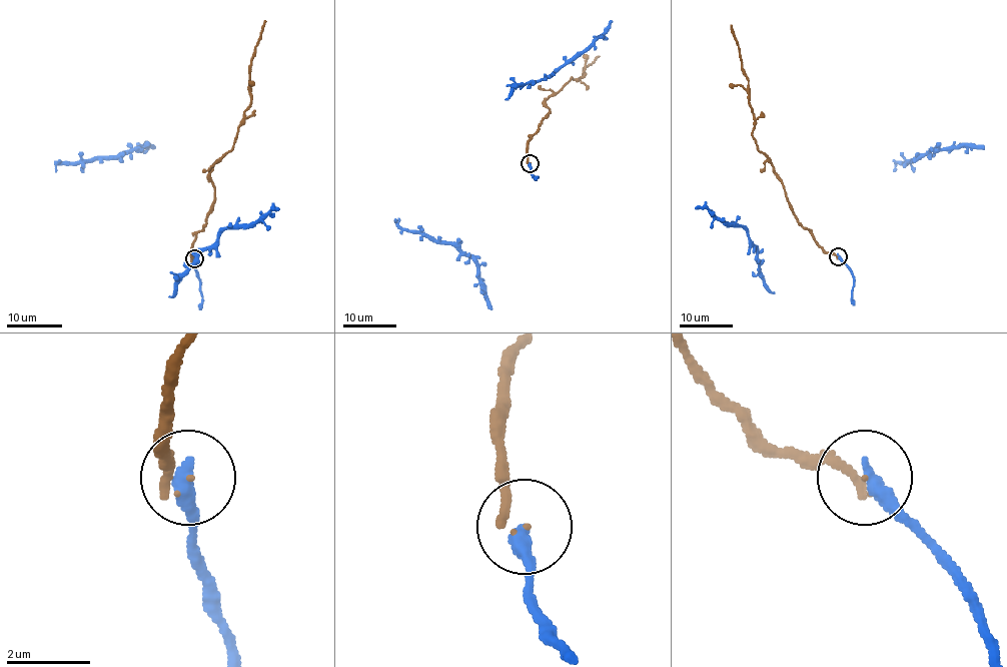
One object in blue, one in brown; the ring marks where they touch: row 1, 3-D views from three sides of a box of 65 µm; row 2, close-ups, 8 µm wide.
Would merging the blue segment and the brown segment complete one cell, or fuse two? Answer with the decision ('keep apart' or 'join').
join

